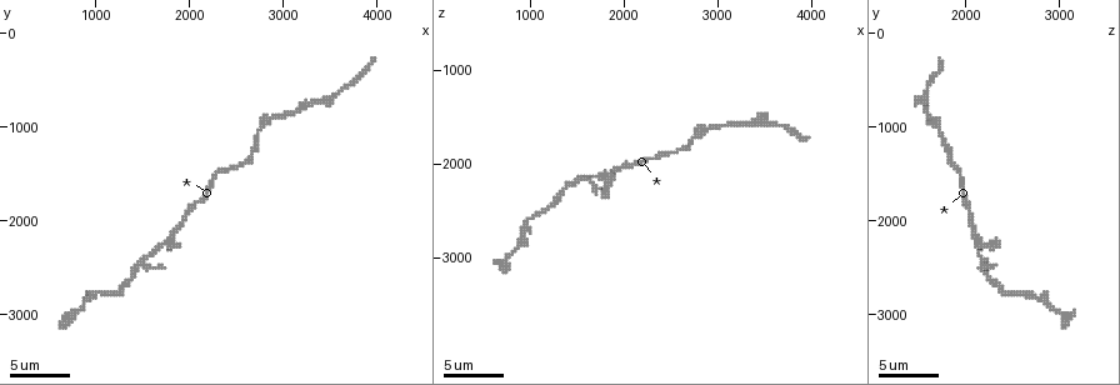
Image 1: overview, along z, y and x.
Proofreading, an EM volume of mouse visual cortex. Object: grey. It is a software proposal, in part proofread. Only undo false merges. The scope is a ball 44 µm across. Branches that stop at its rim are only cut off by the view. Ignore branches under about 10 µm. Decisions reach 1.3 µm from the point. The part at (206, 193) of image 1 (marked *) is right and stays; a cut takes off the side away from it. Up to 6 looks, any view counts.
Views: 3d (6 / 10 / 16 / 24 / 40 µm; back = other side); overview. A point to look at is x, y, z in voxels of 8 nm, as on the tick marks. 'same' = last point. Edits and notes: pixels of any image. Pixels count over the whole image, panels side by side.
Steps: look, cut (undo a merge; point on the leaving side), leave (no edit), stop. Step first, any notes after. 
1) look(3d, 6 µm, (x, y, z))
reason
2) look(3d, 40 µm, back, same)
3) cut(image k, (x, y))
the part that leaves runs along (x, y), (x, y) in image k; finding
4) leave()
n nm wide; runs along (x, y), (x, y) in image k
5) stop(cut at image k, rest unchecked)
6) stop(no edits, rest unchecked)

look(3d, 16 µm, (2550, 1450, 1900))
thin neck

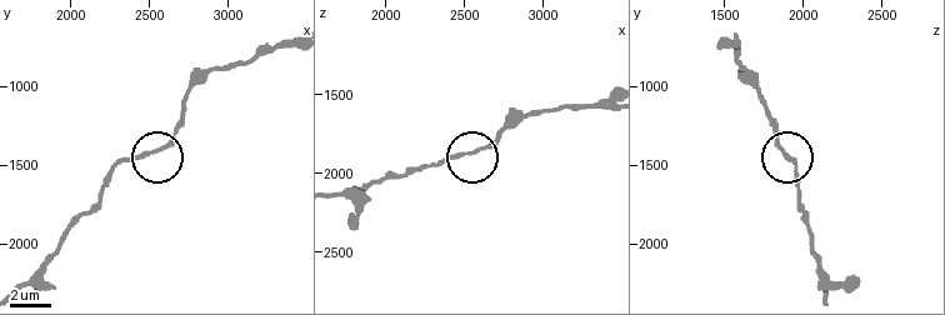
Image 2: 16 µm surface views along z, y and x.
leave()
runs along (799, 195), (794, 163), (770, 119) in image 2; one neuron here

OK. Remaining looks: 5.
look(3d, 10 µm, (1000, 2800, 2550))
thick turns thin

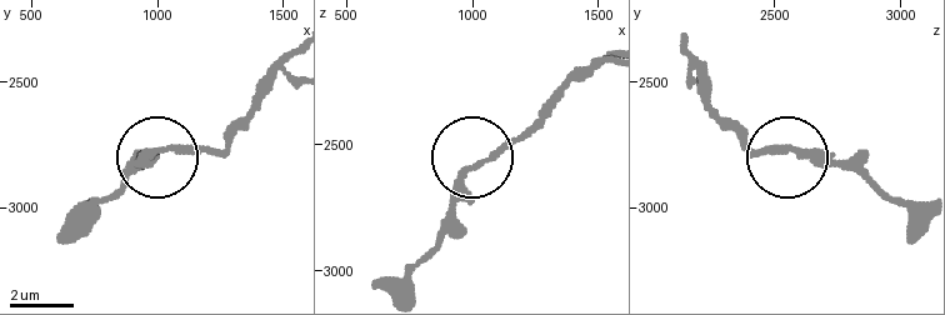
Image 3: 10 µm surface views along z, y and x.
leave()
one neuron here

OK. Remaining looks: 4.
look(3d, 10 µm, (1500, 2450, 2150))
thick turns thin

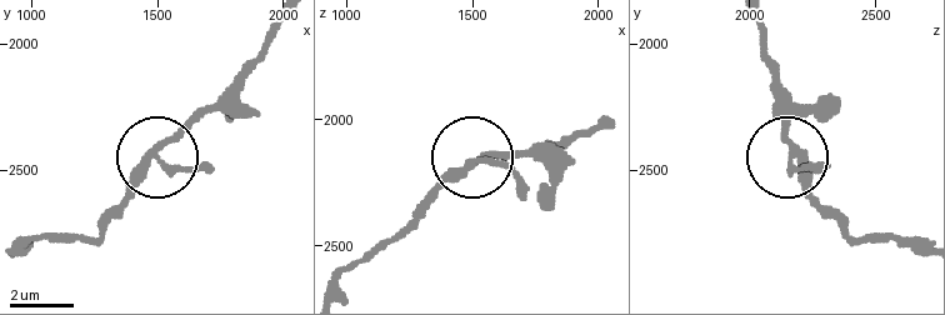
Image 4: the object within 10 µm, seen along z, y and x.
leave()
230 nm wide; runs along (760, 26), (760, 50), (803, 179), (846, 225) in image 4; one neuron here

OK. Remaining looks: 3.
stop(no edits, rest unchecked)

